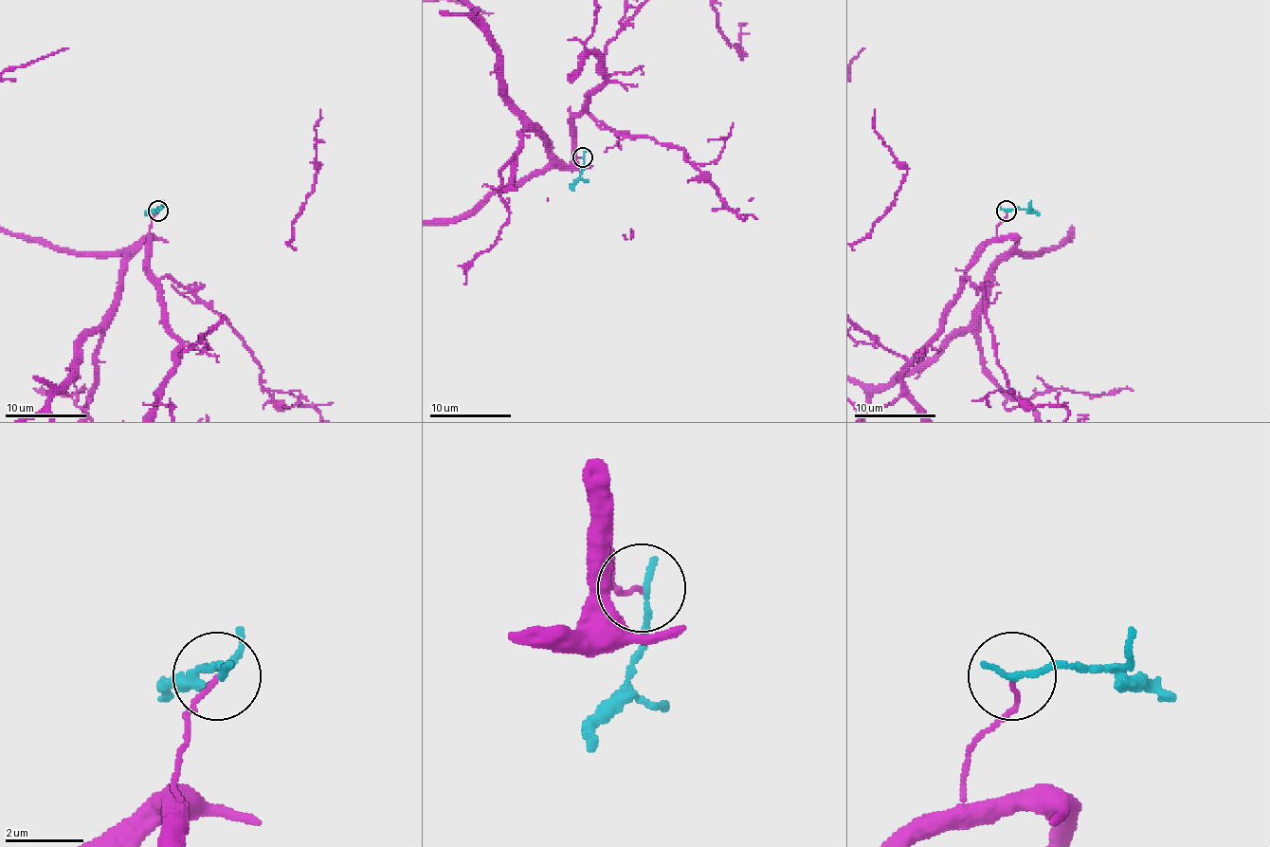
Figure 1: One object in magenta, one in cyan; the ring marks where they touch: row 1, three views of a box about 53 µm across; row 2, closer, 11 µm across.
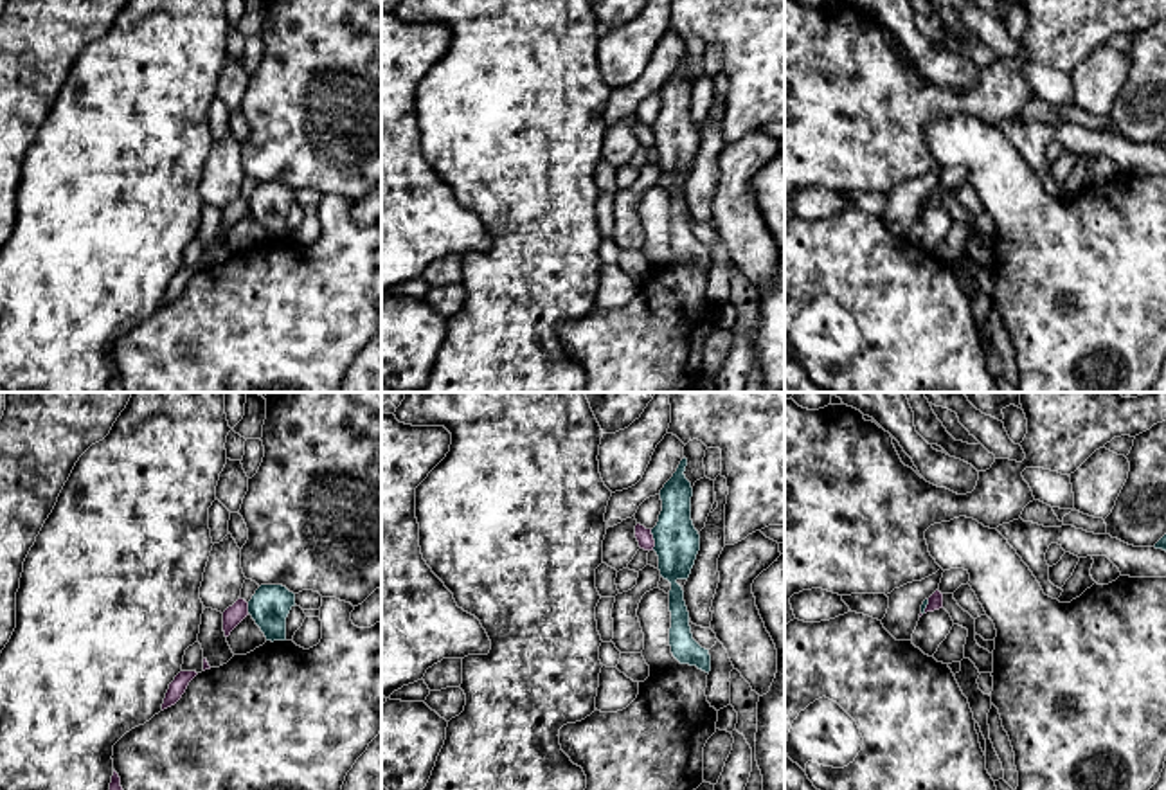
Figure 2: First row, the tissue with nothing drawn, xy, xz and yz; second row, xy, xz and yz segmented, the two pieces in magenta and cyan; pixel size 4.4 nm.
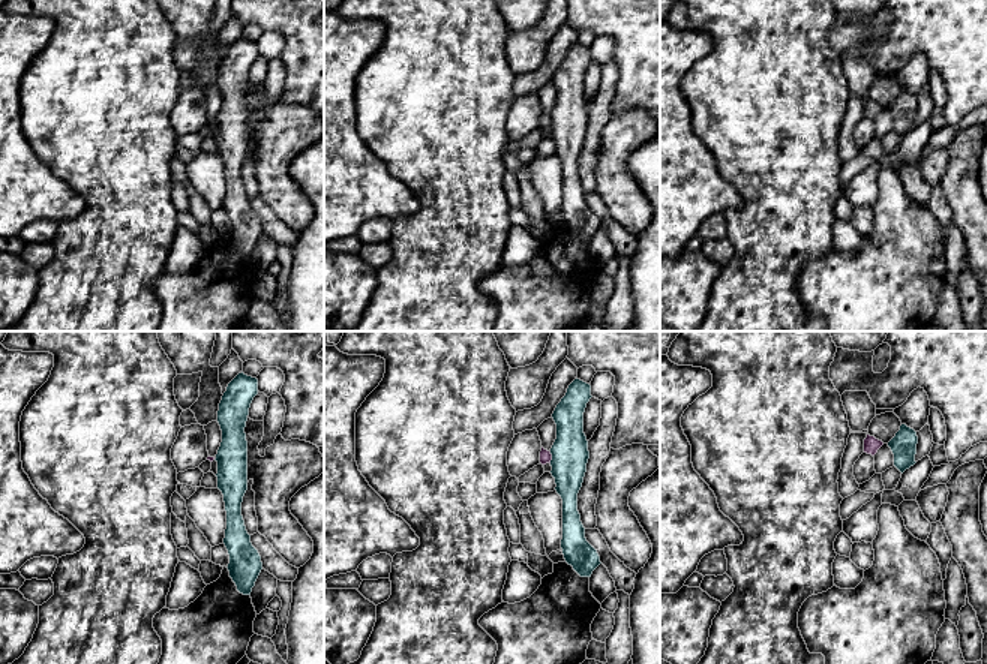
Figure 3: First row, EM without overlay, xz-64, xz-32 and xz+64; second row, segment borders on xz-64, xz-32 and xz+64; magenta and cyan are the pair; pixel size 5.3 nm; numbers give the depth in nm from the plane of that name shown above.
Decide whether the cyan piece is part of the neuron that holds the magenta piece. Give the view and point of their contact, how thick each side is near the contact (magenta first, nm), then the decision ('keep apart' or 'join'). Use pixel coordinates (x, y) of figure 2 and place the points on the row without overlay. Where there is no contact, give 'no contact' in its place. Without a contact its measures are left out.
meets magenta in xz at (654, 137); 70 nm thick on the magenta side, 200 nm on the other; keep apart

